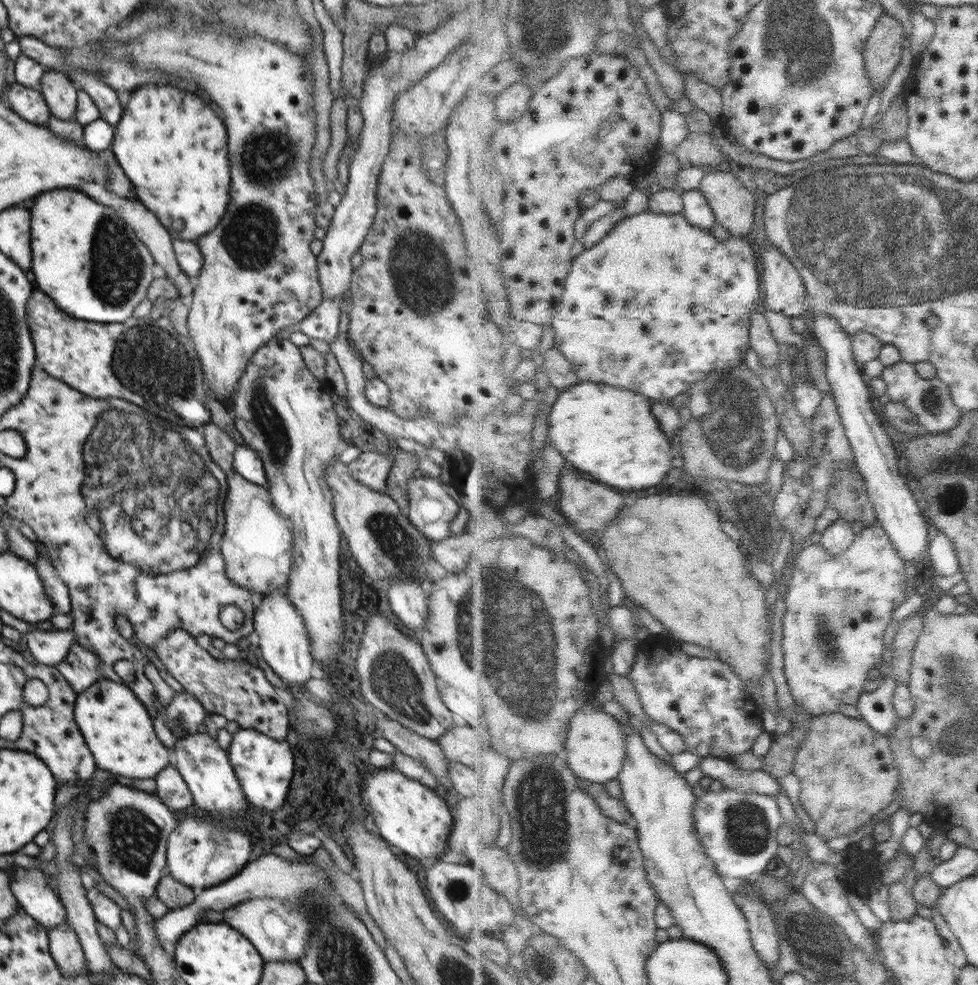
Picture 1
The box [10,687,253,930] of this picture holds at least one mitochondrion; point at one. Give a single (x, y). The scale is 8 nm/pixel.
(132, 837)

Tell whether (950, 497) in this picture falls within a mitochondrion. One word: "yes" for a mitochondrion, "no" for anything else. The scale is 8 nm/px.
yes

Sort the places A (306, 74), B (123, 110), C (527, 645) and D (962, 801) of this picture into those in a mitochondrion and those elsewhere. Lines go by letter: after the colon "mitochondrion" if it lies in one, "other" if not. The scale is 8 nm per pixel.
A: other
B: other
C: mitochondrion
D: other

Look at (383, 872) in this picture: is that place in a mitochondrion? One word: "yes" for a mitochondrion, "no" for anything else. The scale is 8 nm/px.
no

